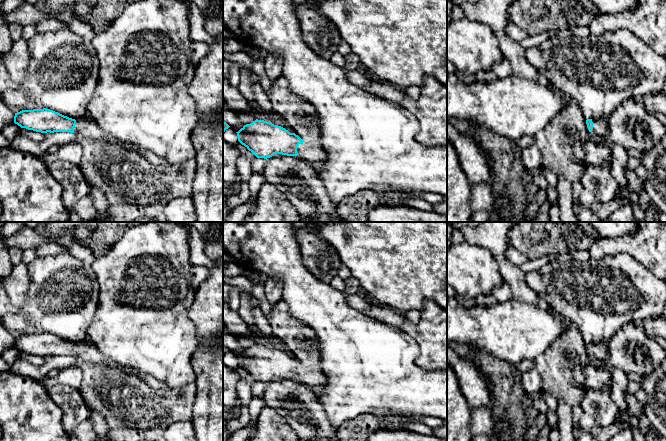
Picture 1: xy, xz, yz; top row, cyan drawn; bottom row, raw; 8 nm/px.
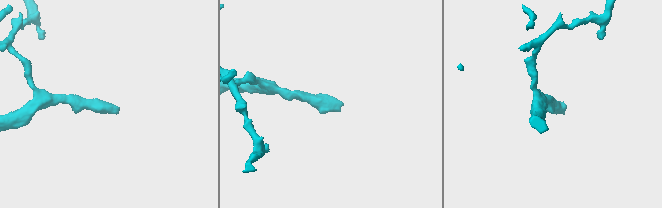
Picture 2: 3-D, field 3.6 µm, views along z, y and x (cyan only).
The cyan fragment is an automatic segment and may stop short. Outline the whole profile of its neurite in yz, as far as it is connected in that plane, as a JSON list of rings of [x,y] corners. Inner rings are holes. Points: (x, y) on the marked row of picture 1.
[[[606,118],[601,119],[587,119],[586,124],[589,132],[593,135],[599,135],[605,139],[608,136],[608,125]]]

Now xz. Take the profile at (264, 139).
[[[256,119],[244,125],[237,133],[238,141],[257,158],[270,158],[274,154],[296,156],[317,165],[327,159],[319,140],[303,141],[295,133],[264,120]]]

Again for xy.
[[[43,108],[22,110],[15,113],[14,123],[21,128],[26,128],[28,130],[41,133],[70,132],[75,133],[76,135],[82,134],[97,140],[104,140],[109,143],[116,143],[124,149],[138,153],[154,166],[168,165],[168,163],[163,158],[148,150],[138,148],[132,144],[120,142],[99,128],[97,124],[88,116],[75,120],[53,110]]]

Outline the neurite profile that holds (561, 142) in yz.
[[[567,96],[568,104],[546,125],[532,136],[534,144],[542,154],[542,165],[555,175],[563,174],[572,184],[581,182],[587,166],[584,160],[584,144],[592,141],[592,133],[588,130],[586,118],[583,116],[576,100]]]

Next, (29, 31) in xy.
[[[28,24],[23,27],[22,38],[26,41],[30,41],[37,34],[37,30],[34,24]]]

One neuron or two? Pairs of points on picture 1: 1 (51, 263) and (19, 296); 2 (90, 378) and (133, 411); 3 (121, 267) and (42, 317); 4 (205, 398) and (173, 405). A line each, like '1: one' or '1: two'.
1: two
2: one
3: two
4: two

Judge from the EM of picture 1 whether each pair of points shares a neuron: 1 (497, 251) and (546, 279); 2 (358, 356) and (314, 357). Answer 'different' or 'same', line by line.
1: different
2: different

